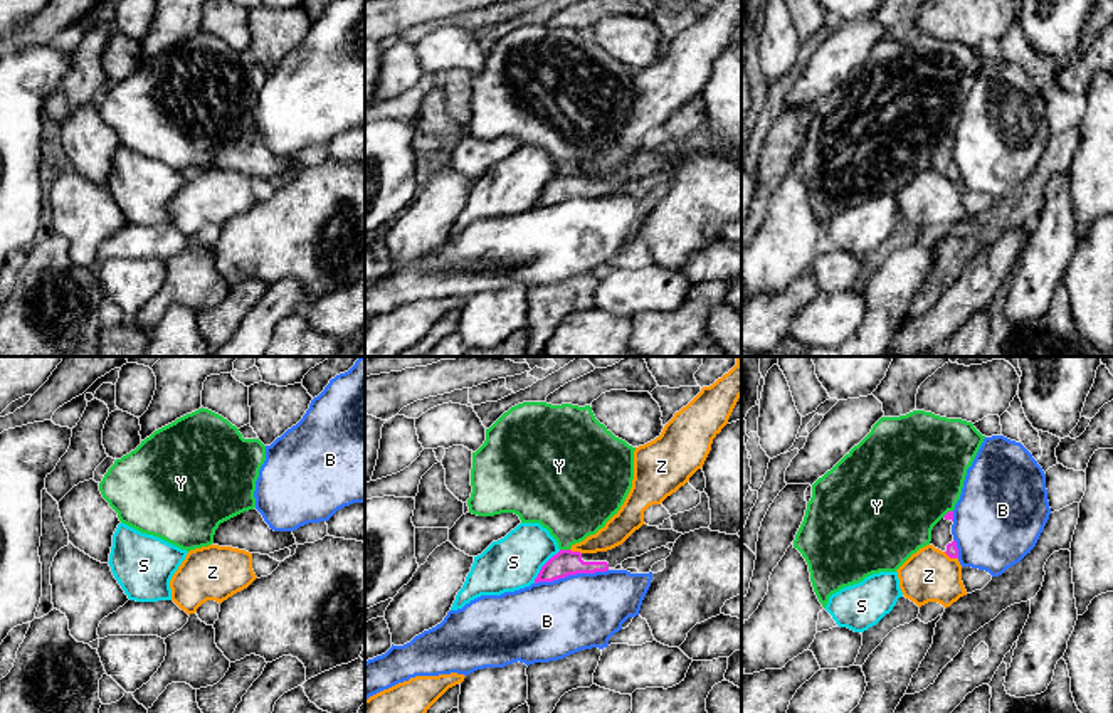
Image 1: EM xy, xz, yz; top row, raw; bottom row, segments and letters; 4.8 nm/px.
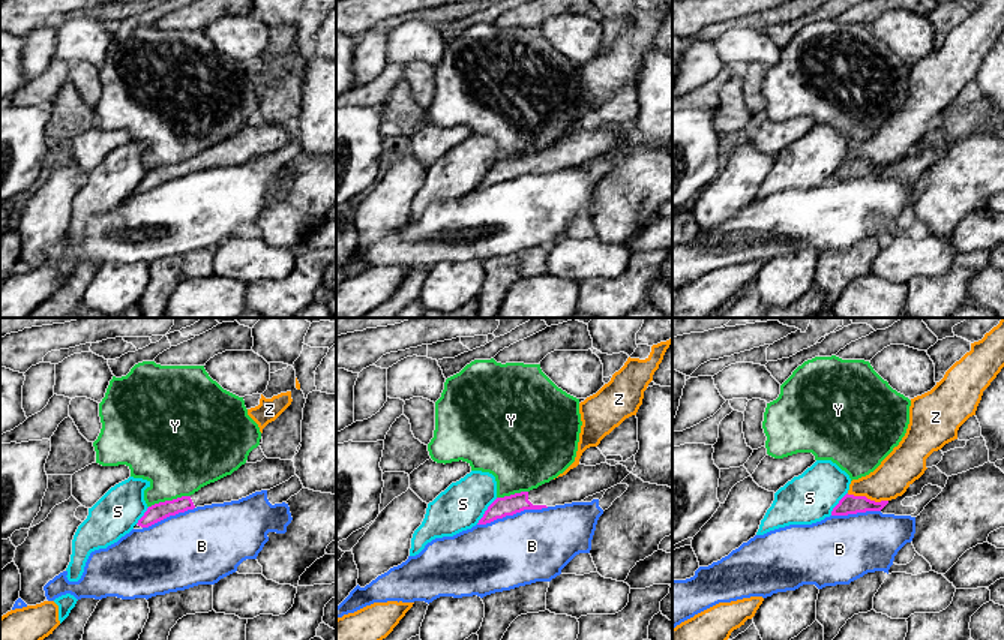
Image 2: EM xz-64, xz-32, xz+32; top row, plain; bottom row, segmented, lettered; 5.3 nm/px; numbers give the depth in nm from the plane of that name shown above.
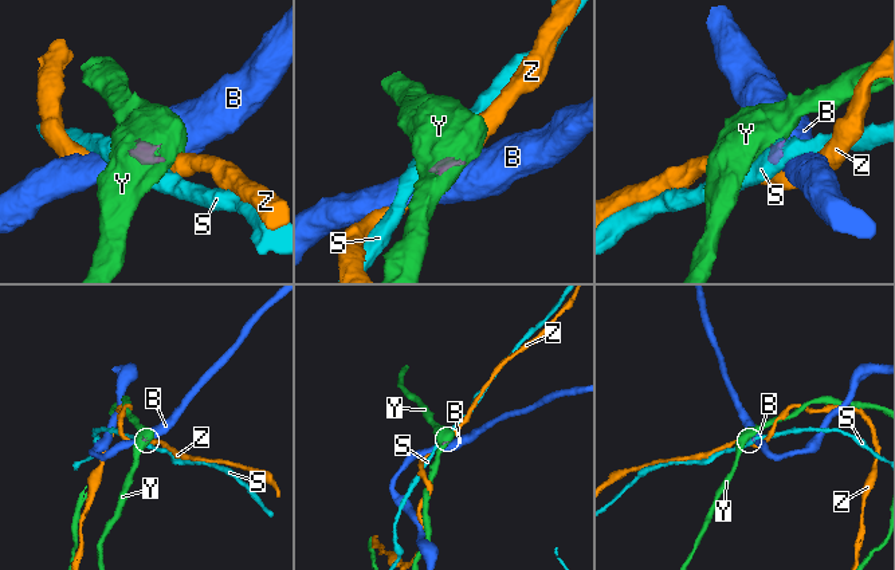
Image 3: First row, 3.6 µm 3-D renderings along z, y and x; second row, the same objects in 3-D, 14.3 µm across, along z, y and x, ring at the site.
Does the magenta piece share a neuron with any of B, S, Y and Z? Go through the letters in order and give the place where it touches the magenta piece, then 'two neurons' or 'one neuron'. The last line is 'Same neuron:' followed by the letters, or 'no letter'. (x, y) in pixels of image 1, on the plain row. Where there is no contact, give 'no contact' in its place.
B: xz (570, 197) | two neurons
S: xz (543, 189) | two neurons
Y: xz (565, 174) | two neurons
Z: yz (950, 180) | two neurons
Same neuron: no letter

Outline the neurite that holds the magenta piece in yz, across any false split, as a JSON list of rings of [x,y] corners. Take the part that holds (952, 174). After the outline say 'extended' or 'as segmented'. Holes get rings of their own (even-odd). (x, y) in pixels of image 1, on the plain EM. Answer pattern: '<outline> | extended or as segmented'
[[[948,135],[931,153],[931,165],[935,172],[945,175],[950,182],[958,182],[957,165],[952,158],[953,135]]] | extended

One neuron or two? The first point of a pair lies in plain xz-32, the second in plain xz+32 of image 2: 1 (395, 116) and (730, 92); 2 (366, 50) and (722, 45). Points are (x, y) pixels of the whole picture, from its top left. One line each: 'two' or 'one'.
1: one
2: two

